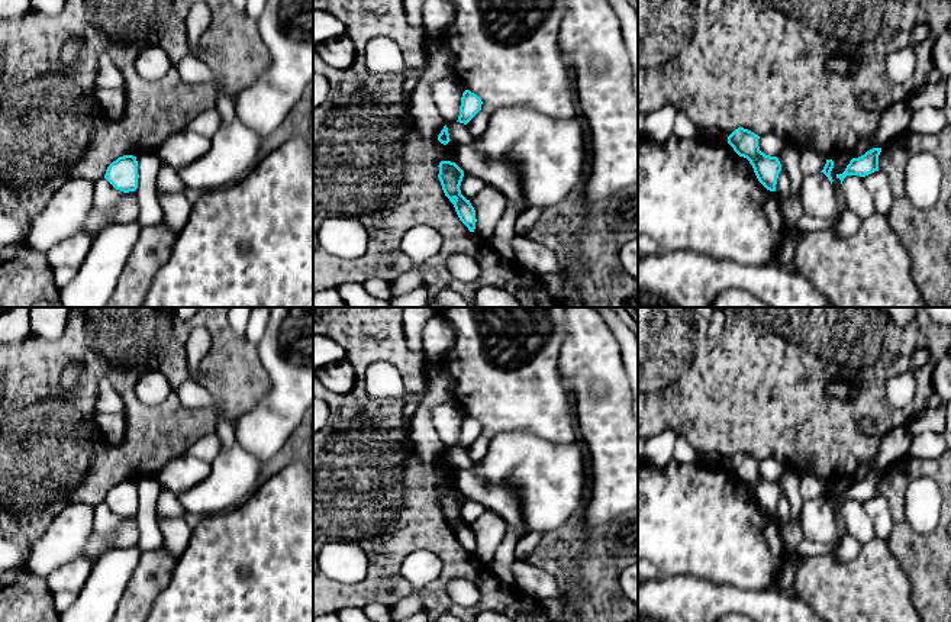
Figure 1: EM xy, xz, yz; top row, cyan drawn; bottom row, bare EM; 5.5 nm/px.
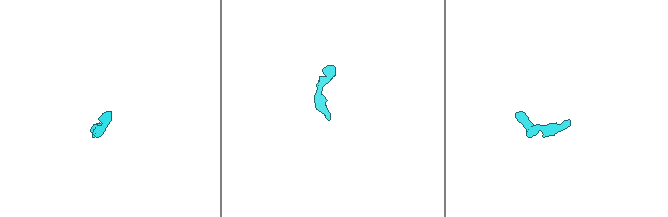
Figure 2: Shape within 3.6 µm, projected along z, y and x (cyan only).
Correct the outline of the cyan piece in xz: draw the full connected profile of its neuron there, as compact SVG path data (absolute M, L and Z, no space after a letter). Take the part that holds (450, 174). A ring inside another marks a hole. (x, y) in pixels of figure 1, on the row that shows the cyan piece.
M441 161L438 167L438 178L441 181L445 196L454 204L460 220L468 228L470 232L474 232L477 222L476 210L471 206L470 200L467 200L460 190L464 171L451 161Z

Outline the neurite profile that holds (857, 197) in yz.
M847 175L842 181L842 193L847 210L854 212L861 220L876 213L876 206L864 184L864 177Z

